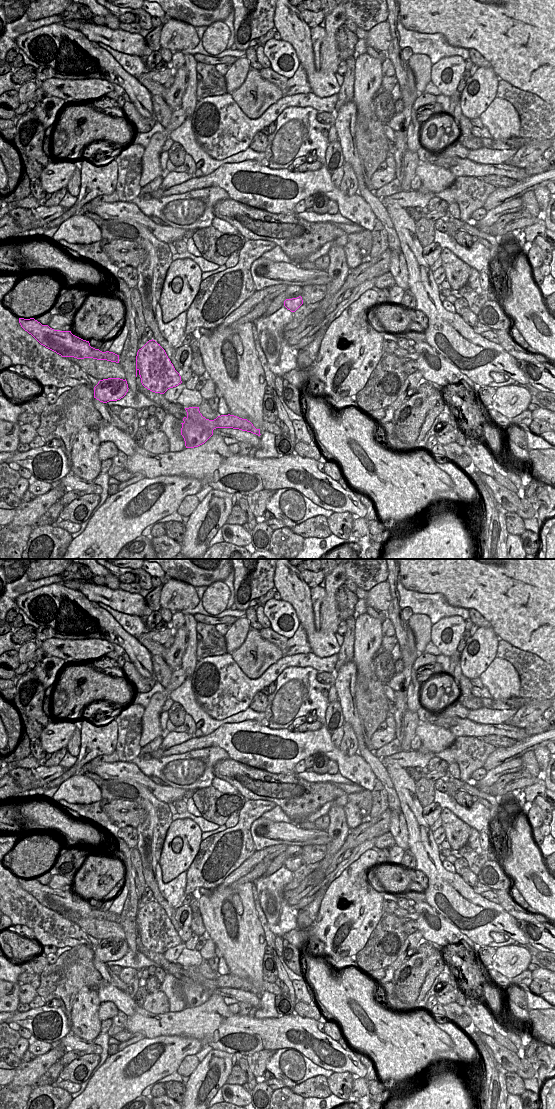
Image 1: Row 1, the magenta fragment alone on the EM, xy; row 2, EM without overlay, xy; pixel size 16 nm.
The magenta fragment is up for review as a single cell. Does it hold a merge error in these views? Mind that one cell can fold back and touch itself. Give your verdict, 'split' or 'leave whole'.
split

